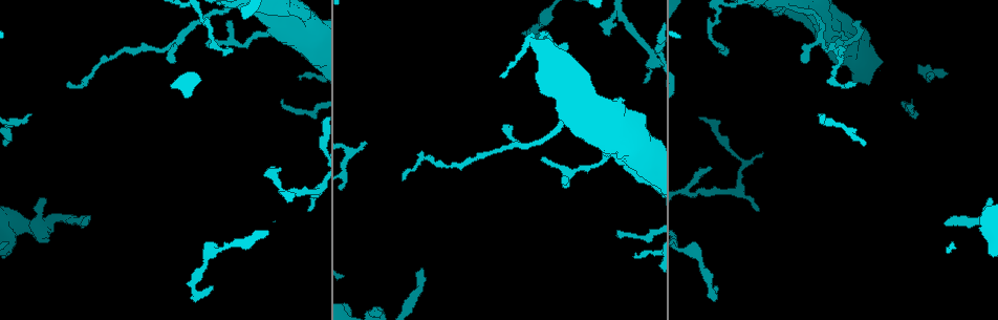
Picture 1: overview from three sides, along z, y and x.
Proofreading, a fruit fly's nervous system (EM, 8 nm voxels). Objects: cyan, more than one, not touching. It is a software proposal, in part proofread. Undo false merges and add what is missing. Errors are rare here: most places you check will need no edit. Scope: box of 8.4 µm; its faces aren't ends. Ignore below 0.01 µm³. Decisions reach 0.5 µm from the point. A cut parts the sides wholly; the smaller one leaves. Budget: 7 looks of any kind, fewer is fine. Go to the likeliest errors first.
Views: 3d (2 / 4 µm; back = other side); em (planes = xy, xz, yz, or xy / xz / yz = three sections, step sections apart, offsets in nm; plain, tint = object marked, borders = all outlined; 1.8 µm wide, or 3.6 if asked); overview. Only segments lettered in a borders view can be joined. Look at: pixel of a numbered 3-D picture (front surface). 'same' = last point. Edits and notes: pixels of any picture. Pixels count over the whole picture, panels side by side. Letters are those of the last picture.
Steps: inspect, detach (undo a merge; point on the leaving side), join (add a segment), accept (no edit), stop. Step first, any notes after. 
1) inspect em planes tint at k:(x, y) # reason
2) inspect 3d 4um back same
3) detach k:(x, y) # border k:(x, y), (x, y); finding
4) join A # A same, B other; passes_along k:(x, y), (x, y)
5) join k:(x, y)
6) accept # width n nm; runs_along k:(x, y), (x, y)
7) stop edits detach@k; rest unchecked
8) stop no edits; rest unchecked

inspect em yz step 8 tint at 1:(421, 269) # free end

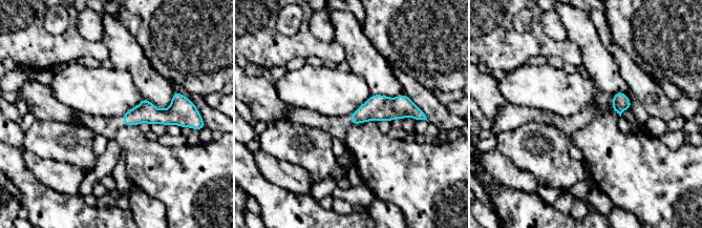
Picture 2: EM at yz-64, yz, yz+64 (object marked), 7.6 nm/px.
inspect em yz step 8 borders same

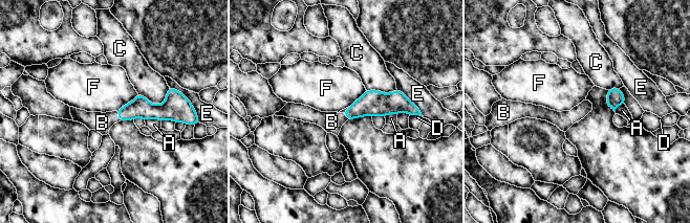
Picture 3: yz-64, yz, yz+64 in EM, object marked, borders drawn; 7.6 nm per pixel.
join 3:(102, 123) # width 130 nm; longest_contact C 260 nm; A other, B same, C other, D other, E other, F other; it goes on there

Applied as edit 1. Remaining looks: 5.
inspect em planes tint at 1:(714, 285)

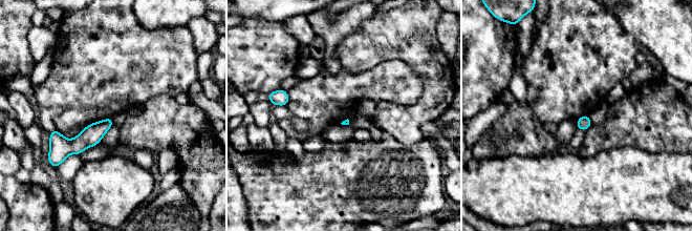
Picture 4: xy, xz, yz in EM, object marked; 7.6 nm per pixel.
inspect em planes borders same # what lies round it

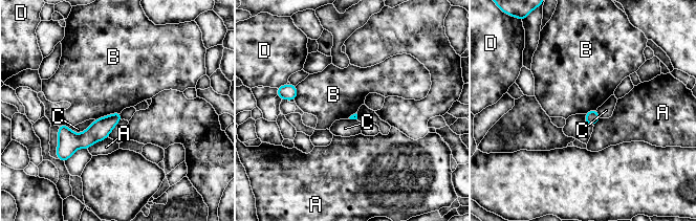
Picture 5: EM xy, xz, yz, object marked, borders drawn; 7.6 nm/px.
accept # A other, B other, C other, D other; no lettered segment goes on from it

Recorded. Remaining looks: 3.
inspect 3d 4um at 1:(361, 143)

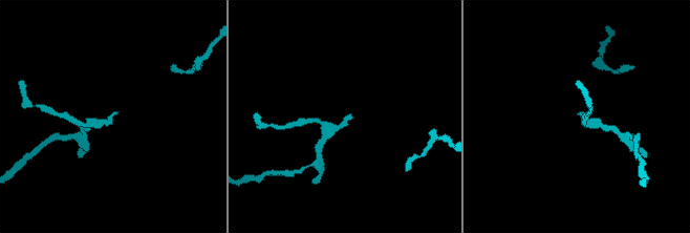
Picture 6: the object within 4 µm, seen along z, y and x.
inspect em planes borders at 6:(578, 112) # need the tissue

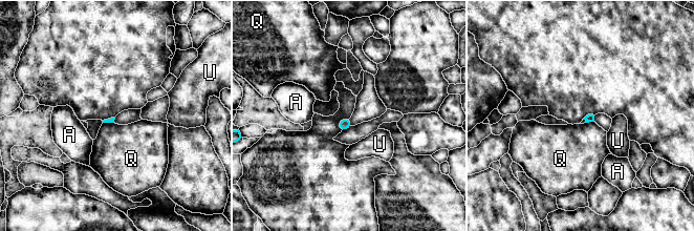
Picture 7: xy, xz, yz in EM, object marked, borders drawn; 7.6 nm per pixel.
accept # A other, Q other, U other; border 7:(593, 121), (585, 123); none of them fits

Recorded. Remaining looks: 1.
stop edits join@3; rest unchecked

